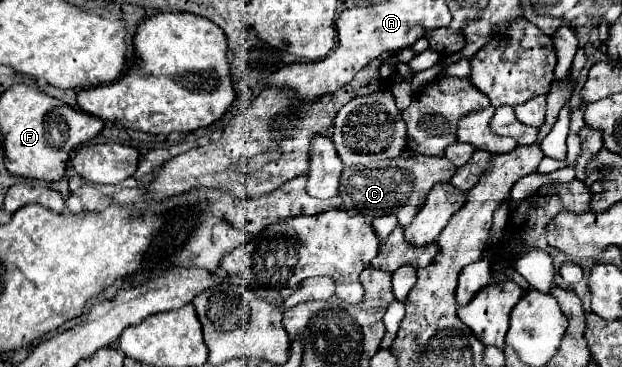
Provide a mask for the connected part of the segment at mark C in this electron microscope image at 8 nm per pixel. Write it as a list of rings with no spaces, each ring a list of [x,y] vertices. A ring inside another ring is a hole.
[[[407,148],[391,166],[385,168],[345,168],[341,174],[339,196],[349,214],[363,214],[367,220],[393,214],[399,218],[401,226],[409,226],[415,214],[421,210],[419,206],[423,206],[427,192],[439,182],[449,182],[455,170],[457,168],[447,158],[429,158],[415,152],[411,154]]]

